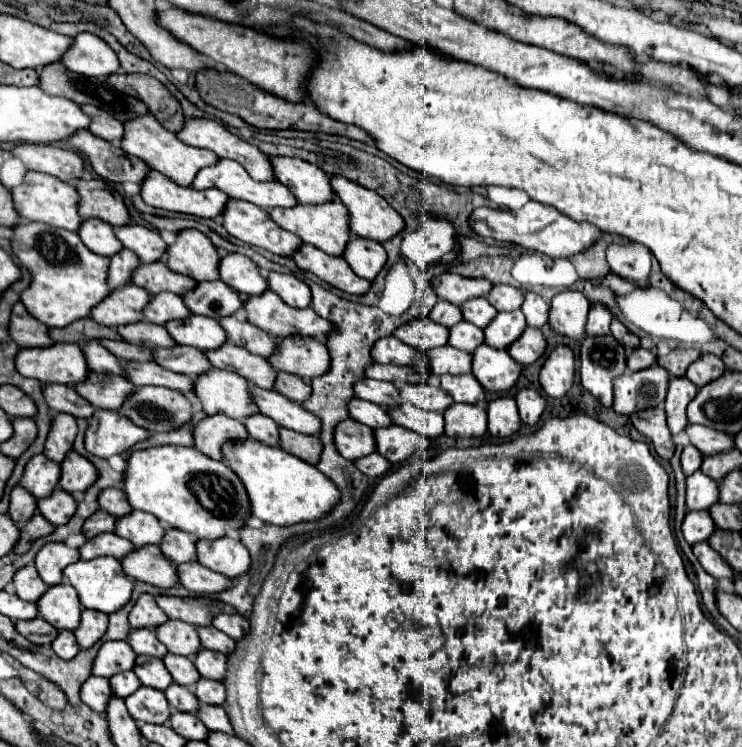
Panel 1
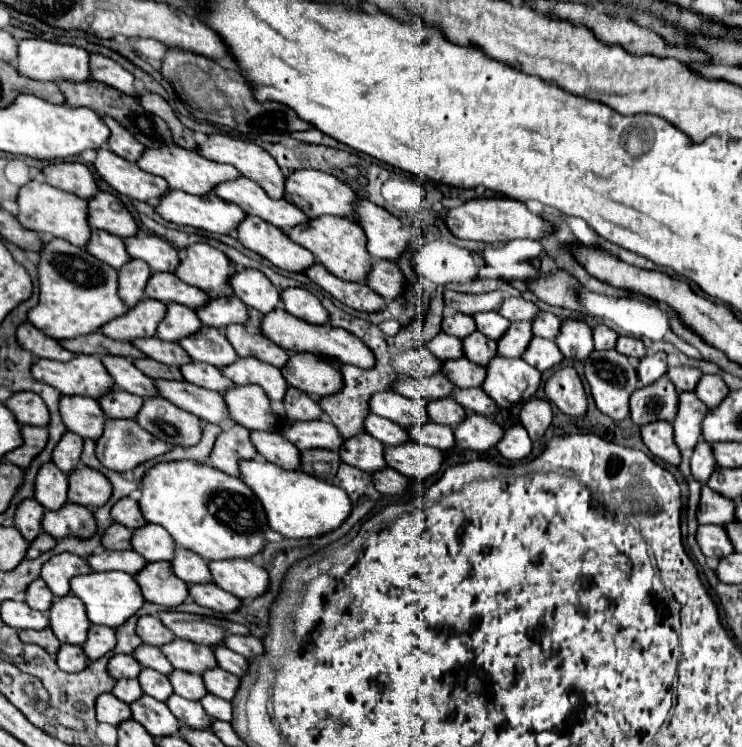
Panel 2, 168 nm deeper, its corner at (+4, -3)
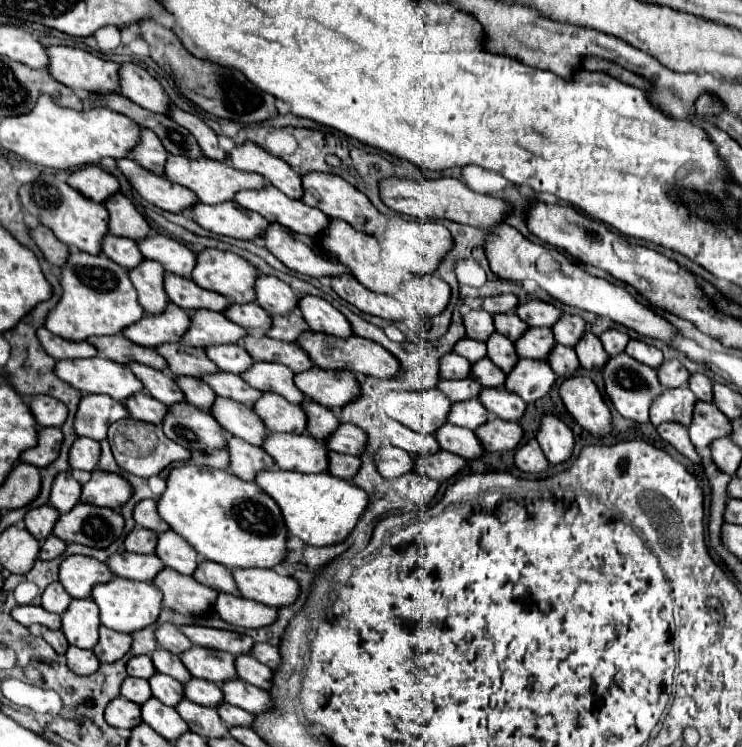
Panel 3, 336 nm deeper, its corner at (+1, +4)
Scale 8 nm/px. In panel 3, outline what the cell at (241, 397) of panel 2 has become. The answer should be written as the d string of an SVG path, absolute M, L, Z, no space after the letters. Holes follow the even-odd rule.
M263 393L253 409L263 419L269 431L301 435L307 429L307 415L303 407L285 401L281 395Z

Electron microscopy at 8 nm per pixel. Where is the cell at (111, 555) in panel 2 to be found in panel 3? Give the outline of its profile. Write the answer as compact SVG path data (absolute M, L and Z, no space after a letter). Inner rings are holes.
M117 553L109 559L109 569L123 579L131 581L147 581L151 583L159 571L165 569L165 563L155 555L155 557L143 557L135 553Z

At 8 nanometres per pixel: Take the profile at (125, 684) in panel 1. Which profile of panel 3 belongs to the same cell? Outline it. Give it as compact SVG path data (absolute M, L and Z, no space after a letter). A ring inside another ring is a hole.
M127 677L121 685L121 695L137 705L143 705L147 699L151 699L151 689L147 679L137 679L137 677Z

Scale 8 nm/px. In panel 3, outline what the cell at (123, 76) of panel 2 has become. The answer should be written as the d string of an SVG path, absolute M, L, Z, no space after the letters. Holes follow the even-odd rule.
M133 63L121 65L119 71L121 77L121 95L131 99L133 103L141 105L147 111L169 115L169 109L173 107L171 99L167 97L165 89L157 79L153 79L145 69Z

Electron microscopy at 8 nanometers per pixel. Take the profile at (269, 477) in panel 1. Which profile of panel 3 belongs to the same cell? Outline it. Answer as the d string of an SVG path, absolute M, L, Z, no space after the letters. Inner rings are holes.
M273 469L271 473L259 473L255 483L281 507L289 535L295 535L313 547L343 543L369 505L369 495L363 493L363 489L329 473L307 475Z

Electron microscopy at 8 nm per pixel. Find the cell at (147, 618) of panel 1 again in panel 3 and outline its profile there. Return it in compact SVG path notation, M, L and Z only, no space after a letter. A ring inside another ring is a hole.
M171 623L159 625L155 637L157 637L157 643L161 647L165 647L167 651L171 651L177 657L181 657L181 653L185 653L187 649L193 647L193 643L175 625L171 625Z

